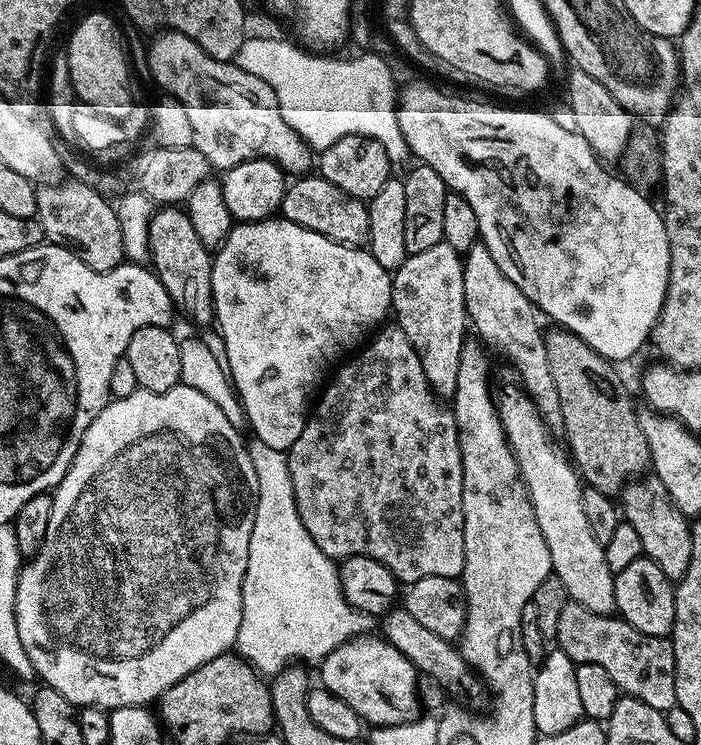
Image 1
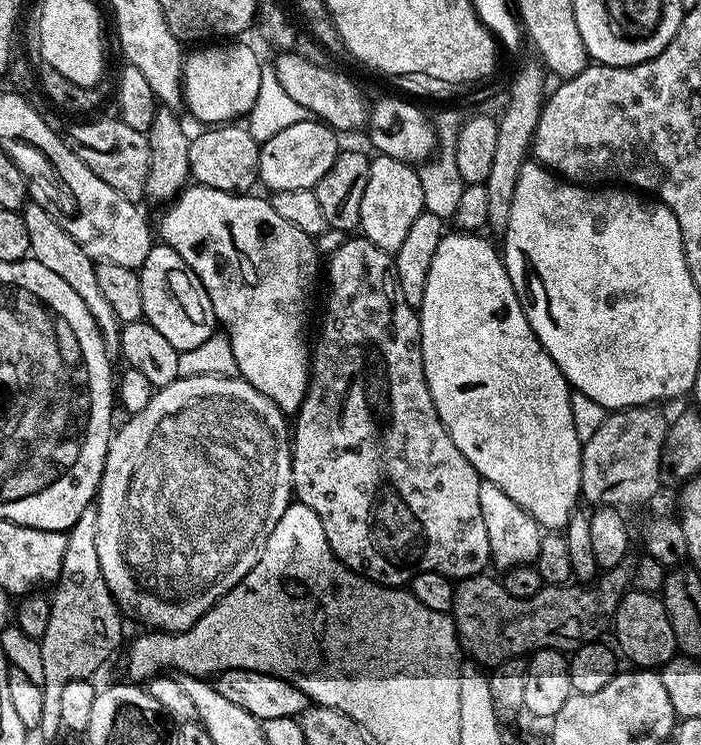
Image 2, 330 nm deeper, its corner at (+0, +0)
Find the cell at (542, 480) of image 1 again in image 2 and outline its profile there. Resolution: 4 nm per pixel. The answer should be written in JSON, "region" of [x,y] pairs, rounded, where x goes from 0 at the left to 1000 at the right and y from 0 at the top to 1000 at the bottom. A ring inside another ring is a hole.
{"region":[[[660,309],[641,310],[625,325],[625,337],[619,341],[619,352],[613,352],[613,373],[608,373],[608,400],[602,400],[602,411],[596,416],[599,426],[599,468],[602,470],[602,486],[605,501],[613,529],[619,534],[619,545],[625,550],[625,561],[636,572],[642,588],[648,588],[648,599],[665,609],[665,615],[682,631],[689,643],[705,647],[722,668],[739,674],[750,690],[756,690],[767,699],[772,710],[802,711],[816,694],[823,681],[822,671],[827,664],[827,603],[830,592],[825,588],[825,577],[819,577],[819,556],[813,556],[813,534],[816,526],[810,509],[796,497],[790,481],[773,464],[773,459],[762,448],[756,432],[750,427],[748,413],[742,408],[739,395],[728,379],[728,368],[719,356],[719,345],[696,322],[689,322],[689,315],[675,314]]]}

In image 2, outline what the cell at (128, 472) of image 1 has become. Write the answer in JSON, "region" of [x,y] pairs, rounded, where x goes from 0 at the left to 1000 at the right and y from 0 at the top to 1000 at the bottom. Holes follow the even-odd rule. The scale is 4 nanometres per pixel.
{"region":[[[260,505],[235,521],[224,521],[217,528],[208,550],[187,554],[177,570],[164,576],[163,584],[153,592],[148,609],[148,635],[143,643],[143,658],[134,675],[140,682],[140,753],[146,774],[151,779],[157,797],[161,799],[173,821],[211,838],[213,844],[231,848],[262,848],[288,824],[307,813],[332,787],[357,770],[368,754],[371,741],[382,714],[397,706],[397,695],[408,690],[412,677],[418,675],[417,659],[417,597],[414,595],[414,569],[408,554],[379,529],[362,523],[357,513],[335,505]]]}

